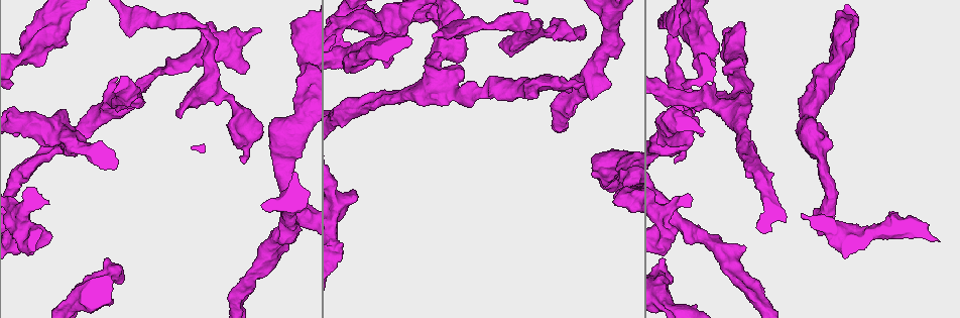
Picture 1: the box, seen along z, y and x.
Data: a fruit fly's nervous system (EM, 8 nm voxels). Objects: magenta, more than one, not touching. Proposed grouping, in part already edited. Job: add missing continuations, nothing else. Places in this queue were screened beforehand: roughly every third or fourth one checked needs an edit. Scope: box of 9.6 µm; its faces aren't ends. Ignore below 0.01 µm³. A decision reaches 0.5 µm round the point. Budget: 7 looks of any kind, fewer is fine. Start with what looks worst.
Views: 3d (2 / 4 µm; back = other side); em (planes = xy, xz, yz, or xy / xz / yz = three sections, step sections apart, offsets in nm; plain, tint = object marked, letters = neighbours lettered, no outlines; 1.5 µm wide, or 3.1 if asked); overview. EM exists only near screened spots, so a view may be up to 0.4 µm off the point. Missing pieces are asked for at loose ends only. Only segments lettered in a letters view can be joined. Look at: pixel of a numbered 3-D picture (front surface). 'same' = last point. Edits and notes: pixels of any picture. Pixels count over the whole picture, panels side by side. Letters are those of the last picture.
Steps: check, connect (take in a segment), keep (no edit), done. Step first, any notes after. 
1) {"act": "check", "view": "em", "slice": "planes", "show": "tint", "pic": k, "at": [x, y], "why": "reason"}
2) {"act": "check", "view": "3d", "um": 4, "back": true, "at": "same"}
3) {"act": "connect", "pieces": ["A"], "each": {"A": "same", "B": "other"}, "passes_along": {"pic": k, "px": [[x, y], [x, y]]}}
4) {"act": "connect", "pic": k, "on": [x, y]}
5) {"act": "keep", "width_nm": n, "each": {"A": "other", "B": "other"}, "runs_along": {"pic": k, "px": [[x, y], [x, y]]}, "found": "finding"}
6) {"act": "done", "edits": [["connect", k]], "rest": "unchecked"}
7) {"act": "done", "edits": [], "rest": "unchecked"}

{"act": "check", "view": "3d", "um": 4, "pic": 1, "at": [671, 282]}

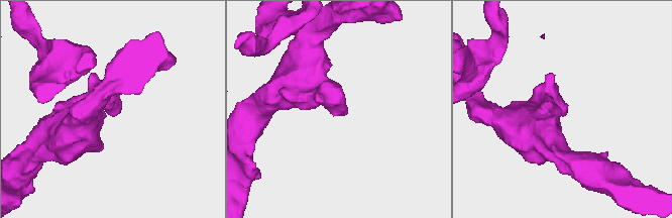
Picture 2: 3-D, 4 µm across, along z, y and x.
{"act": "check", "view": "em", "slice": "planes", "show": "letters", "pic": 2, "at": [339, 111], "why": "shape alone is not enough"}

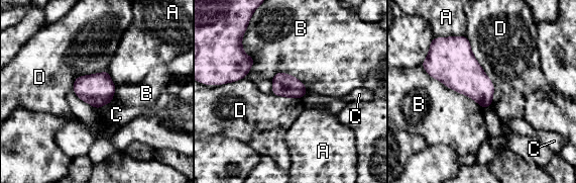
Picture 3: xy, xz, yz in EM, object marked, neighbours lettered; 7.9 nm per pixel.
{"act": "keep", "each": {"A": "other", "B": "other", "C": "other", "D": "other"}, "border": {"pic": 3, "px": [[465, 35], [493, 85], [491, 105]]}, "found": "no lettered segment goes on from it"}

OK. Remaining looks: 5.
{"act": "check", "view": "3d", "um": 4, "back": true, "pic": 1, "at": [242, 160], "why": "an open end"}

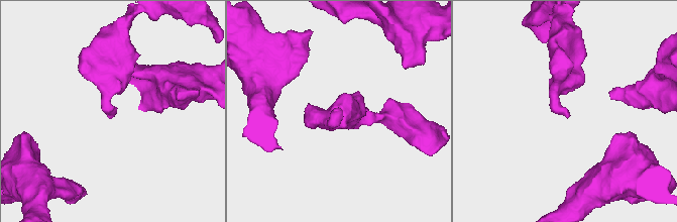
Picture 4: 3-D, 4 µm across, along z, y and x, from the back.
{"act": "check", "view": "em", "slice": "planes", "show": "letters", "pic": 4, "at": [569, 116], "why": "shape alone is not enough"}

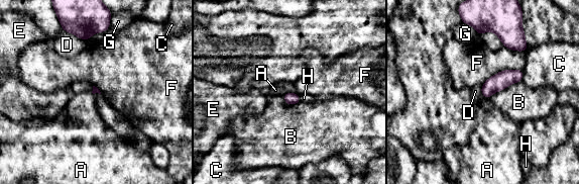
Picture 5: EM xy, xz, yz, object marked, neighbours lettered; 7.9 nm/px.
{"act": "keep", "longest_contact_nm": ["F", 380], "each": {"A": "other", "B": "other", "C": "other", "D": "other", "E": "other", "F": "other", "G": "other", "H": "other"}, "border": {"pic": 5, "px": [[66, 30], [86, 40]]}, "found": "none of them fits"}

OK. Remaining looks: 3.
{"act": "check", "view": "em", "slice": "yz", "step": 4, "show": "tint", "pic": 1, "at": [355, 196], "why": "branch stops here"}

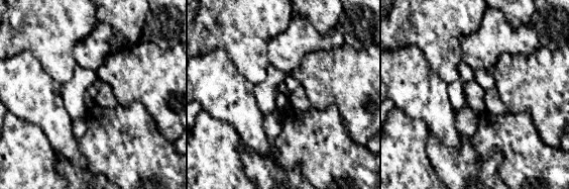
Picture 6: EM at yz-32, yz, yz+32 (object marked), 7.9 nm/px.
{"act": "check", "view": "em", "slice": "planes", "show": "letters", "at": "same", "why": "cut it another way"}

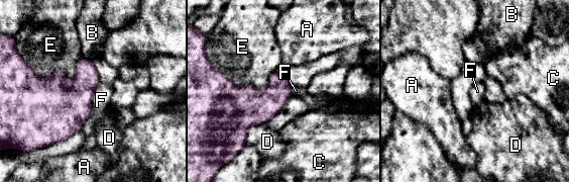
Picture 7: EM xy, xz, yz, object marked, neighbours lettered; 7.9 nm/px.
{"act": "keep", "width_nm": 220, "each": {"A": "other", "B": "other", "C": "other", "D": "other", "E": "other", "F": "other"}, "border": {"pic": 7, "px": [[100, 82], [81, 128]]}, "found": "no lettered segment goes on from it"}

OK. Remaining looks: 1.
{"act": "done", "edits": [], "rest": "unchecked"}

